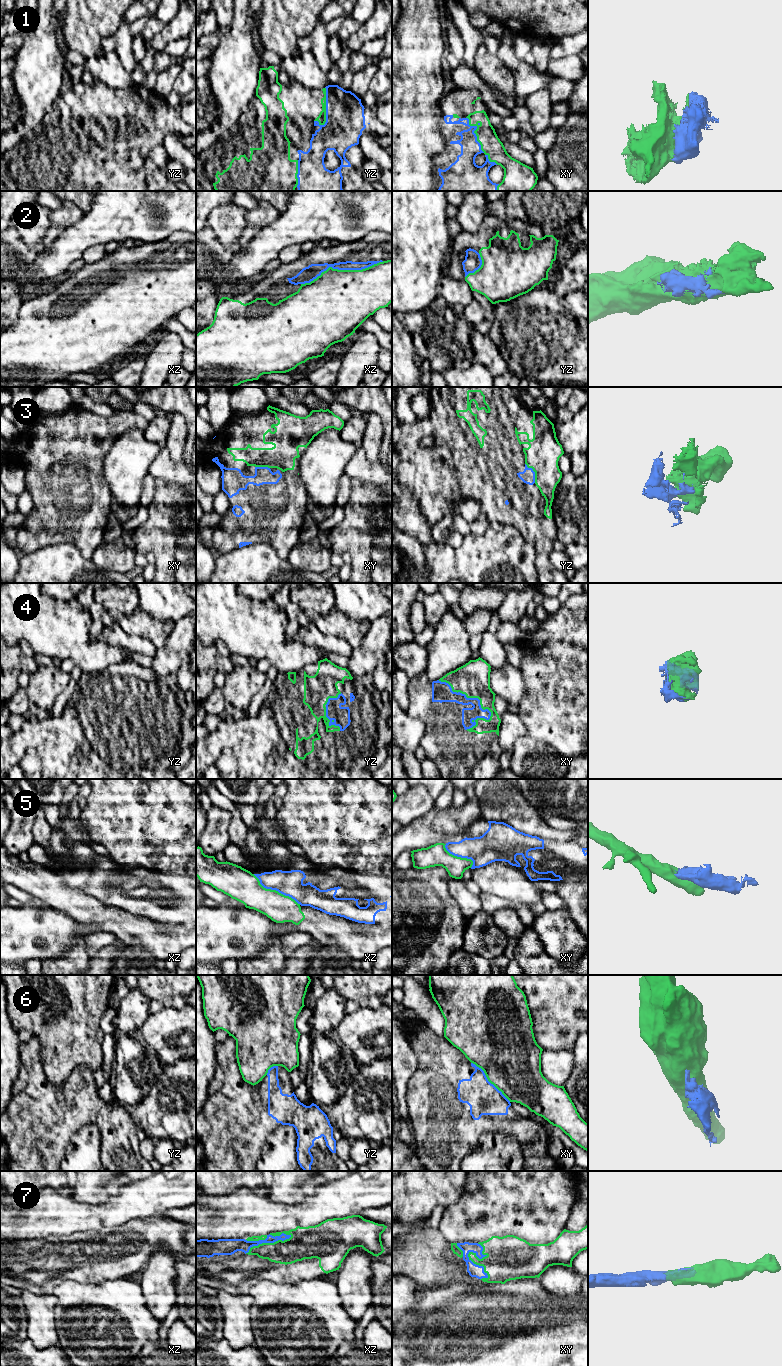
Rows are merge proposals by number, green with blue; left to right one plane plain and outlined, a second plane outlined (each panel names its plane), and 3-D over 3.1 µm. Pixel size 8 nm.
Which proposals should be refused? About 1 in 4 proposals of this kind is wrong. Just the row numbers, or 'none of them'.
5

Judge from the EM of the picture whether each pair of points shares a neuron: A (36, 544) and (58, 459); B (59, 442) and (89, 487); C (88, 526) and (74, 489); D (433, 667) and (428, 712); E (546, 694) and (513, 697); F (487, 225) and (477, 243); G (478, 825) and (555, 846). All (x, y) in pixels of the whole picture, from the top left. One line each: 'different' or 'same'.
A: same
B: same
C: same
D: different
E: different
F: same
G: same

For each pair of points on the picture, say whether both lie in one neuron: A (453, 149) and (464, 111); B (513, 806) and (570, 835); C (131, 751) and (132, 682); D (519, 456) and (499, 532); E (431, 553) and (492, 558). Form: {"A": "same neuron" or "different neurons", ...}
{"A": "same neuron", "B": "same neuron", "C": "same neuron", "D": "different neurons", "E": "same neuron"}

